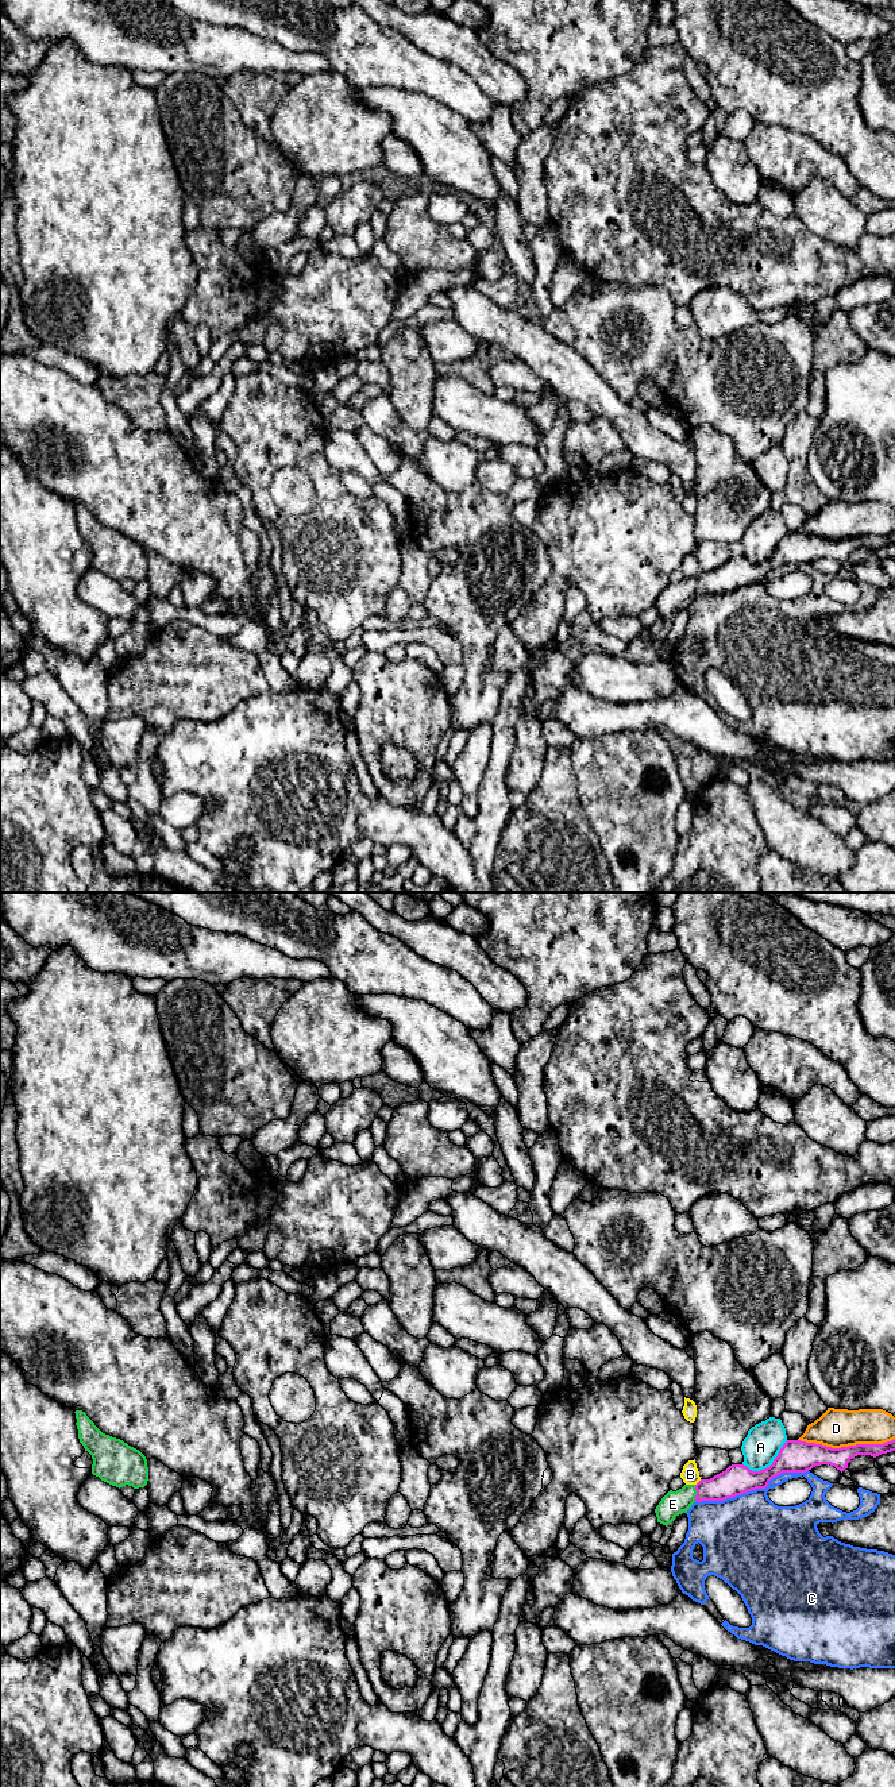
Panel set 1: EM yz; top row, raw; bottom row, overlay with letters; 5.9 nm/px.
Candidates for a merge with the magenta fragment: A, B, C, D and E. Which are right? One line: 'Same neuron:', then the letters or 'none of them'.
Same neuron: E

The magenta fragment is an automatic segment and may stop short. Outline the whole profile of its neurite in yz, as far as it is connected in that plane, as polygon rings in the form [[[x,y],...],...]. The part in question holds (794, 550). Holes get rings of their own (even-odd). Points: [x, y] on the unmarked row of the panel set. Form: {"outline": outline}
{"outline": [[[895,532],[883,537],[856,537],[841,541],[787,533],[769,560],[752,564],[744,557],[732,557],[710,572],[684,578],[676,584],[670,583],[656,599],[655,606],[657,615],[667,620],[676,609],[686,606],[695,594],[733,591],[756,582],[765,582],[772,571],[783,566],[806,566],[821,557],[834,559],[842,566],[857,548],[876,551],[891,544],[895,544]]]}

